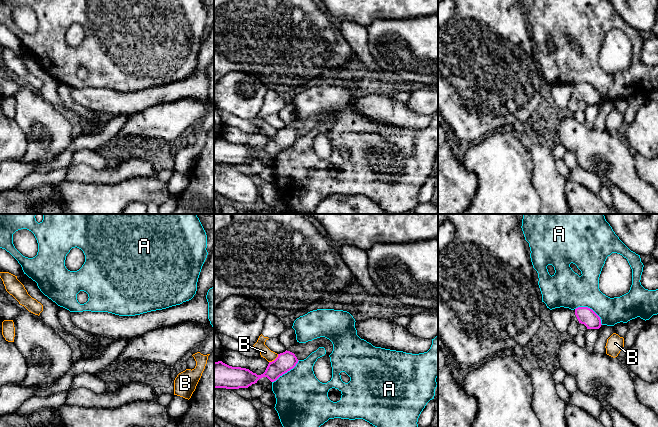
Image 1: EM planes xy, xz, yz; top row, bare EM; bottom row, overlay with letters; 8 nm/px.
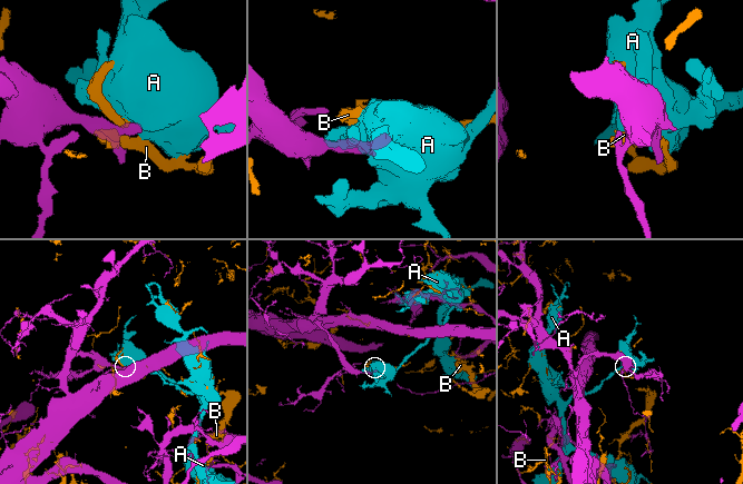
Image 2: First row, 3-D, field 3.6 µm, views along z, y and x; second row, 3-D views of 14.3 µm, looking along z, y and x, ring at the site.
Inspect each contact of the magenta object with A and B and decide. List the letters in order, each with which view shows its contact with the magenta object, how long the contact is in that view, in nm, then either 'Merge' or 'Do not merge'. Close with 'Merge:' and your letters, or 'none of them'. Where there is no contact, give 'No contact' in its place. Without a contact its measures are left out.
A: Touches magenta in yz. Shared border 260 nm. Do not merge
B: Touches magenta in xz. Shared border 100 nm. Do not merge
Merge: none of them

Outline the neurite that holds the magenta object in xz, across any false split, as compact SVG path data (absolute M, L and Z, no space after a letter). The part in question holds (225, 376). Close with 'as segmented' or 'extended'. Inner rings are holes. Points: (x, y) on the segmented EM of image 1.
M325 337L306 343L296 342L286 348L285 352L278 354L274 361L269 362L265 372L261 375L257 375L246 368L229 366L222 361L214 362L214 388L248 388L263 377L267 377L271 382L274 382L293 369L299 360L306 359L319 347L324 347L327 354L331 354L333 351L332 342Z; extended

